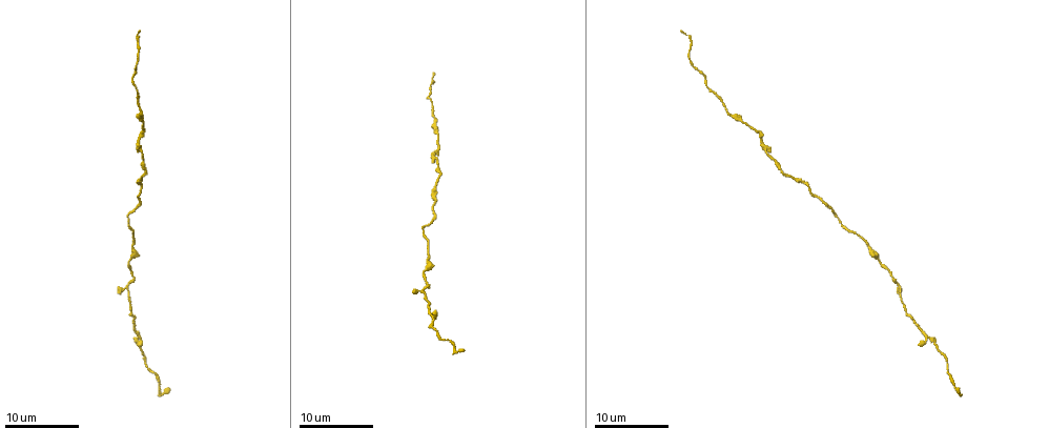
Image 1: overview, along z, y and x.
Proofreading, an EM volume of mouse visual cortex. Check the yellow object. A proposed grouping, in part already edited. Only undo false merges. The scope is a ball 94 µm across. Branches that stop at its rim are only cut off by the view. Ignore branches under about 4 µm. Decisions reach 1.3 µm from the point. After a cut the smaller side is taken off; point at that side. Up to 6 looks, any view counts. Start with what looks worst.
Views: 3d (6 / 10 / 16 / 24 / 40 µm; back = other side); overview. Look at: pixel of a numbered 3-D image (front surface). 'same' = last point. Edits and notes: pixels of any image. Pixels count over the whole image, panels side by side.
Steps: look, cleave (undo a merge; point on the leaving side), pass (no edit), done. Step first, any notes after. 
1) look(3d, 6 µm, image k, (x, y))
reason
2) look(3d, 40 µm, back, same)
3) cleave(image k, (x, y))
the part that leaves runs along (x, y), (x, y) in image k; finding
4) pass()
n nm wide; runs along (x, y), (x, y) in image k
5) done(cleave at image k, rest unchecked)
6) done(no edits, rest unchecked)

look(3d, 16 µm, image 1, (126, 285))
three arms meet

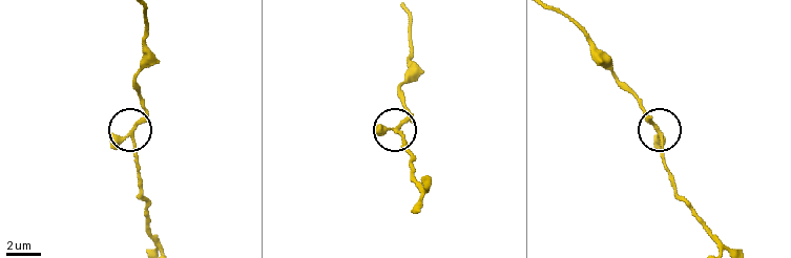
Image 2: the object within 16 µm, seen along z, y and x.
pass()
180 nm wide; runs along (143, 15), (134, 77), (143, 114), (130, 135), (138, 168) in image 2; one neuron here

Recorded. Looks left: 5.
look(3d, 10 µm, image 1, (435, 123))
sudden change in width

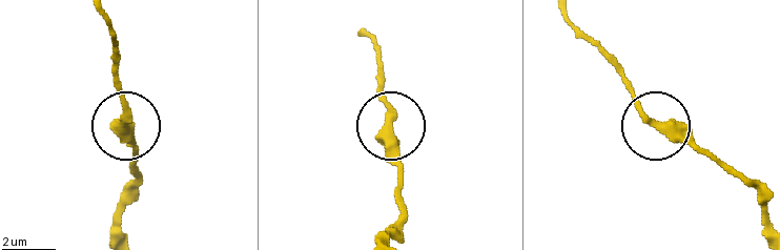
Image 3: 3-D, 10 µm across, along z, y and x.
pass()
runs along (770, 226), (760, 191), (672, 138), (607, 59) in image 3; one neuron here

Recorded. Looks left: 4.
look(3d, 10 µm, image 1, (131, 259))
thick turns thin

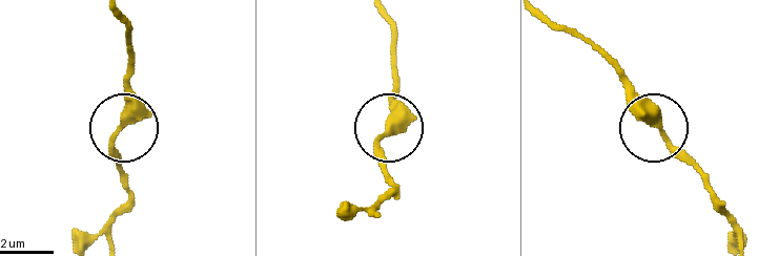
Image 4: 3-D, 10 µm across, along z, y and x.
pass()
runs along (119, 17), (125, 44), (125, 119), (111, 145), (119, 177) in image 4; continuous, no second neuron

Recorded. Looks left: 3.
done(no edits, rest unchecked)

